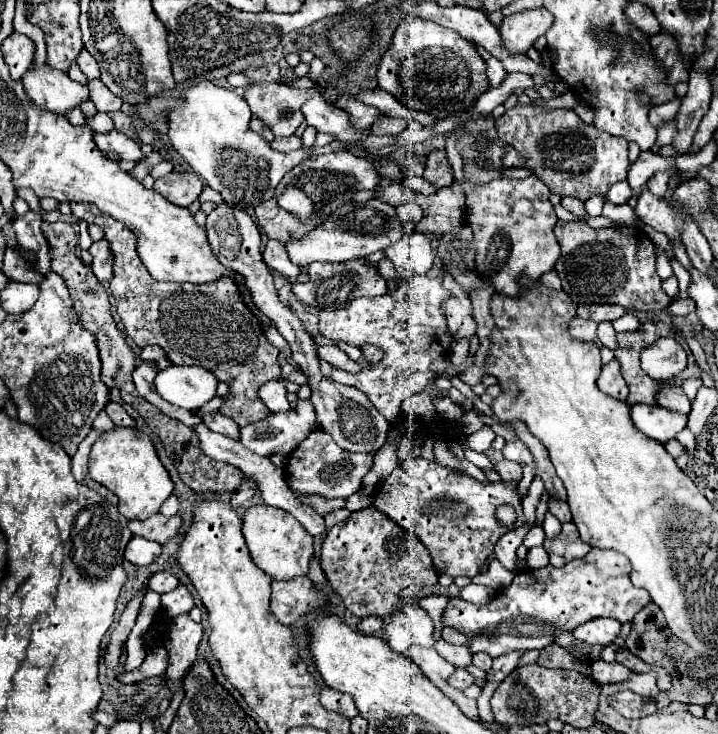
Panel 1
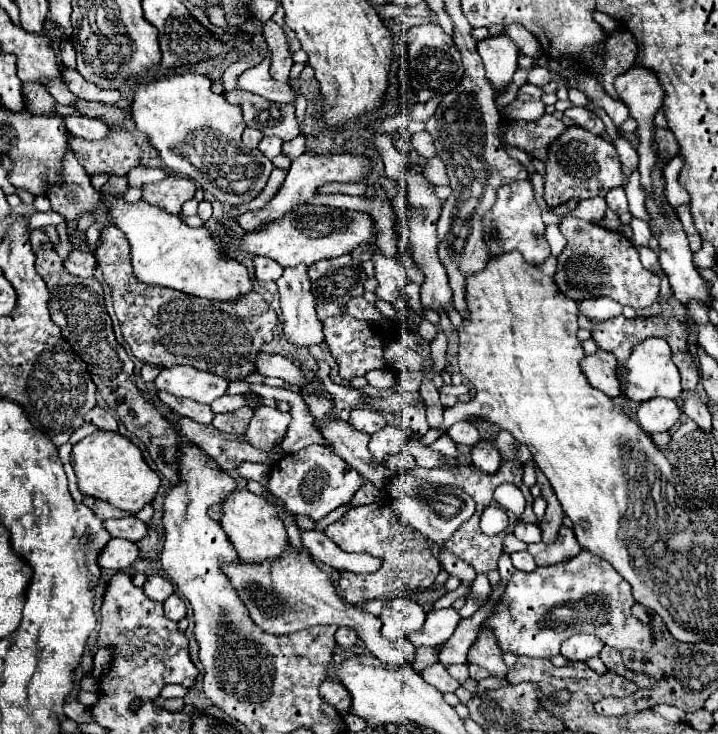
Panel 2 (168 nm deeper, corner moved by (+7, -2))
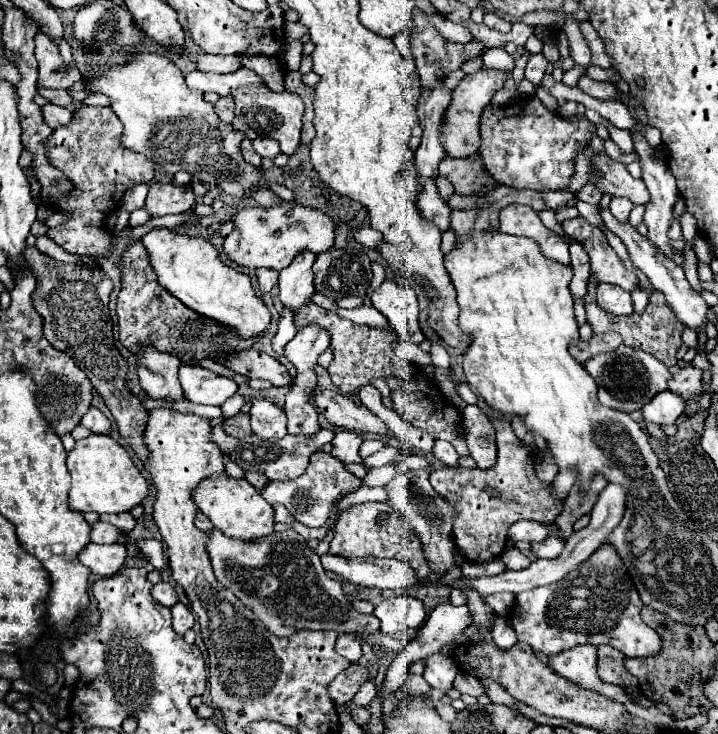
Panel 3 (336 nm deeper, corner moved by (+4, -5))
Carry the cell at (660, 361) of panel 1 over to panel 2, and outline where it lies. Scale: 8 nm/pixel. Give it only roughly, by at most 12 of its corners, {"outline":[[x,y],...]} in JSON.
{"outline":[[645,339],[617,363],[623,397],[679,399],[667,341]]}

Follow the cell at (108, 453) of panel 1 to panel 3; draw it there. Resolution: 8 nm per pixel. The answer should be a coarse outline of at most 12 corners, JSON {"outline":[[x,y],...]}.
{"outline":[[104,434],[66,458],[78,512],[130,512],[150,492]]}

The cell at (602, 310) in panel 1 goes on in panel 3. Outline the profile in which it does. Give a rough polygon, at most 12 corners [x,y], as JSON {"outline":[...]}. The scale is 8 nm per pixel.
{"outline":[[598,284],[602,310],[628,316],[634,312],[630,294],[612,284]]}

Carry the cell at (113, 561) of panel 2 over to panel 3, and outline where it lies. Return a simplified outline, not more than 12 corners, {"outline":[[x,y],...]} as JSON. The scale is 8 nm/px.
{"outline":[[88,544],[78,560],[96,576],[120,572],[126,544]]}

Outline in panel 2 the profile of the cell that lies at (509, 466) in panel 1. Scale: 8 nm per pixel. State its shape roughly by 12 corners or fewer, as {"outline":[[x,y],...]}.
{"outline":[[487,435],[471,447],[471,461],[485,473],[495,473],[501,455]]}

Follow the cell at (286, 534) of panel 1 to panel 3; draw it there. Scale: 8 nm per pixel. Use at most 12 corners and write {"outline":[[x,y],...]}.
{"outline":[[216,474],[196,506],[226,536],[274,532],[274,508],[248,480]]}

